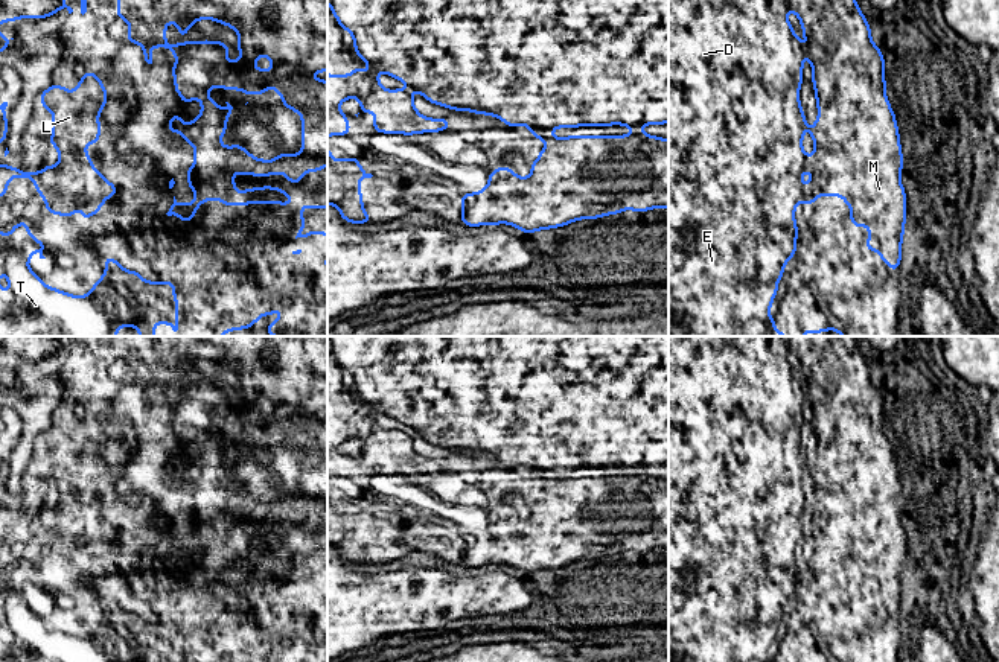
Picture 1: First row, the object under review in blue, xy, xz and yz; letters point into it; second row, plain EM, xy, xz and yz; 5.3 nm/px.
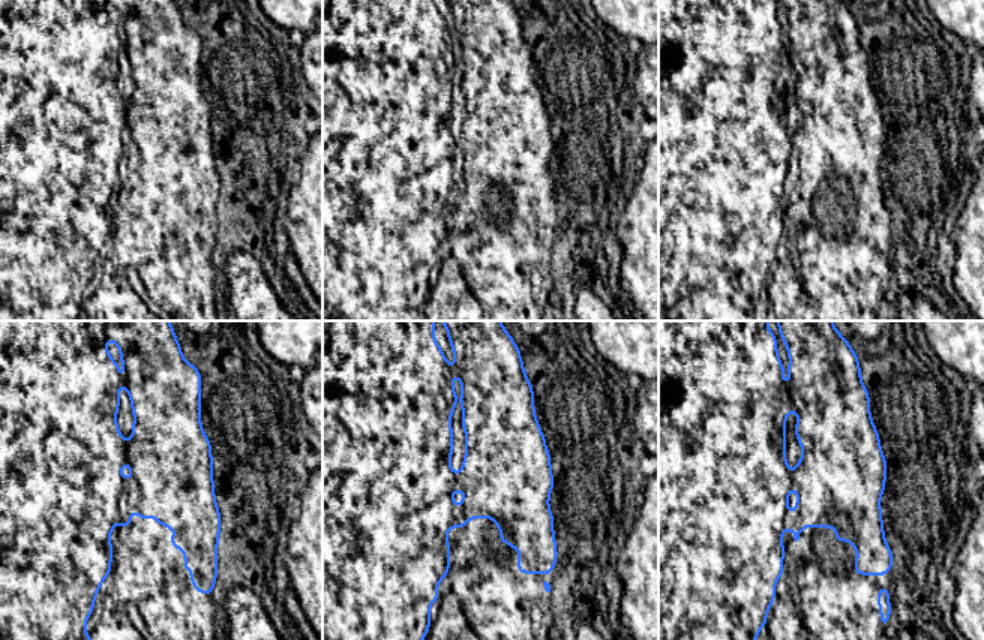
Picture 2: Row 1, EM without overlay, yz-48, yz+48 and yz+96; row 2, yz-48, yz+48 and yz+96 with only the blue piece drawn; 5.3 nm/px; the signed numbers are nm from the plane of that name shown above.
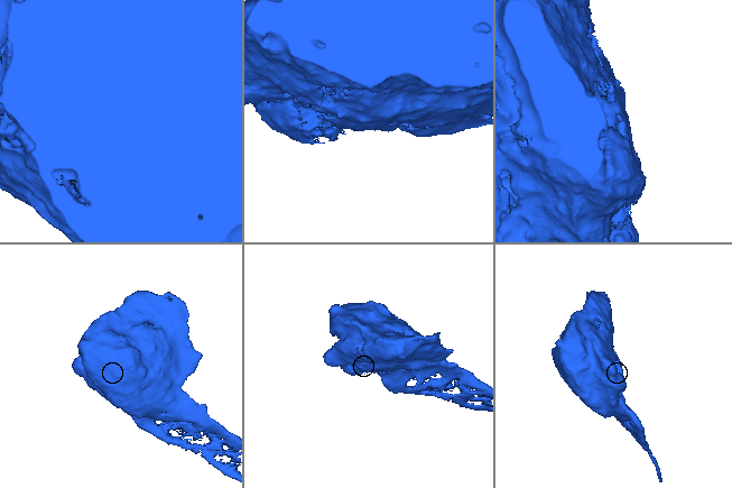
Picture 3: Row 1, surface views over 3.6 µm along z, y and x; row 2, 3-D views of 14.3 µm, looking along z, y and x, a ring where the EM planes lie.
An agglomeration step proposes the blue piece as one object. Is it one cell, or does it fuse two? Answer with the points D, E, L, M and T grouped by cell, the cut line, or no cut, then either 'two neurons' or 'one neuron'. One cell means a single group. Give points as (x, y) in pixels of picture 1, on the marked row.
D E L M T | no cut | one neuron

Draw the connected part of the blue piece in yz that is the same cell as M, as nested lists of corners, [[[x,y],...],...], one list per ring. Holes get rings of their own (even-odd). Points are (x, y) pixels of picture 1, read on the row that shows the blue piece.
[[[669,0],[669,336],[787,336],[784,332],[775,329],[775,318],[769,315],[769,309],[778,292],[778,280],[784,275],[784,265],[795,257],[798,227],[795,221],[795,208],[798,201],[803,199],[804,205],[813,205],[816,196],[842,196],[844,202],[851,207],[848,218],[853,227],[868,227],[870,234],[867,237],[865,251],[877,251],[882,263],[889,263],[891,272],[895,272],[902,262],[902,242],[905,234],[906,222],[906,192],[900,181],[903,169],[903,154],[900,146],[900,134],[895,120],[895,114],[891,103],[886,99],[886,82],[885,82],[885,59],[882,50],[871,40],[871,29],[863,17],[856,0]],[[787,11],[793,11],[803,26],[803,33],[807,40],[809,61],[813,72],[813,90],[818,107],[818,119],[810,128],[813,138],[815,152],[809,157],[803,151],[804,129],[809,126],[800,102],[800,87],[803,84],[803,62],[804,52],[801,41],[795,35],[789,20]]]

